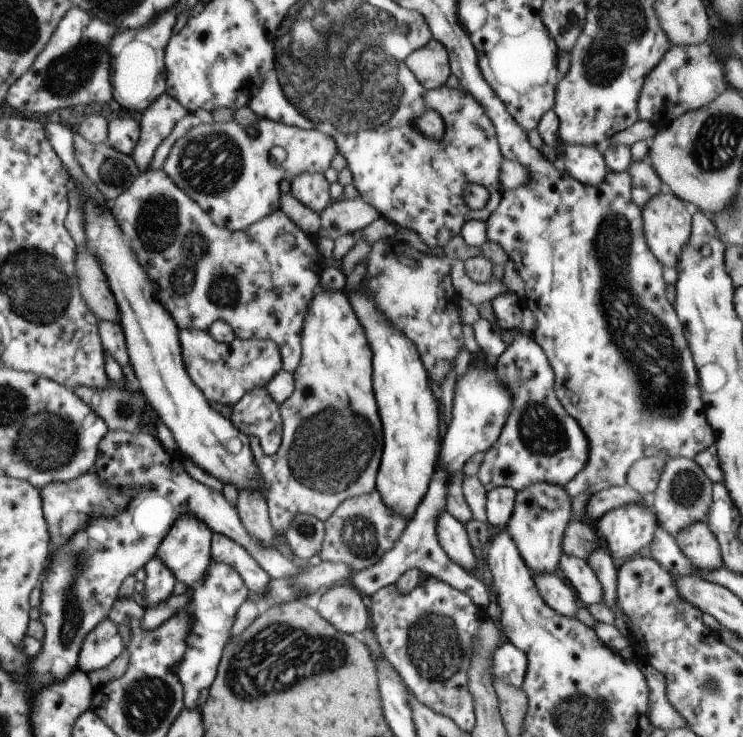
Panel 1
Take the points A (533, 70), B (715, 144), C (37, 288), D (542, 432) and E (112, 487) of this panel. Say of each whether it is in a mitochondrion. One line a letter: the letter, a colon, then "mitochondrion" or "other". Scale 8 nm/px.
A: other
B: mitochondrion
C: mitochondrion
D: mitochondrion
E: other

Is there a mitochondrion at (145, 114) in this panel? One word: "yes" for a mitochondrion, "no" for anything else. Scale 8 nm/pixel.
no

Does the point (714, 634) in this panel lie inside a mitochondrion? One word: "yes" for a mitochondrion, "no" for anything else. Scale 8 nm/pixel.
no

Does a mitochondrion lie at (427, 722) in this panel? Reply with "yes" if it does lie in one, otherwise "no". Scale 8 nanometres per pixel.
no

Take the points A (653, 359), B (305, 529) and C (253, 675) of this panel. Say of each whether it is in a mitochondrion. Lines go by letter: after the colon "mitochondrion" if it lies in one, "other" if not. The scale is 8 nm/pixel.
A: mitochondrion
B: mitochondrion
C: mitochondrion

